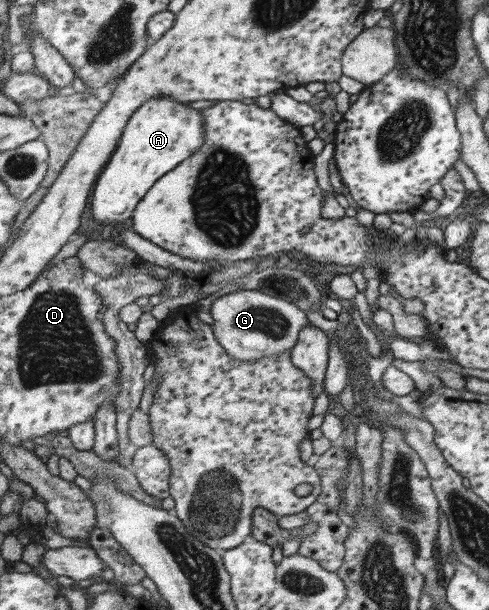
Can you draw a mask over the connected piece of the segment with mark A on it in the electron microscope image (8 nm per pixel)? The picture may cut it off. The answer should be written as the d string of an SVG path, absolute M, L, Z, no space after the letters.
M168 95L150 97L145 103L140 104L140 107L134 110L134 113L126 121L116 147L102 167L102 173L99 173L98 180L94 184L95 190L92 190L92 199L90 200L90 211L94 221L103 227L109 224L120 227L126 219L131 218L135 205L155 182L182 160L194 154L202 144L204 144L202 109L190 108L188 103L176 101Z

